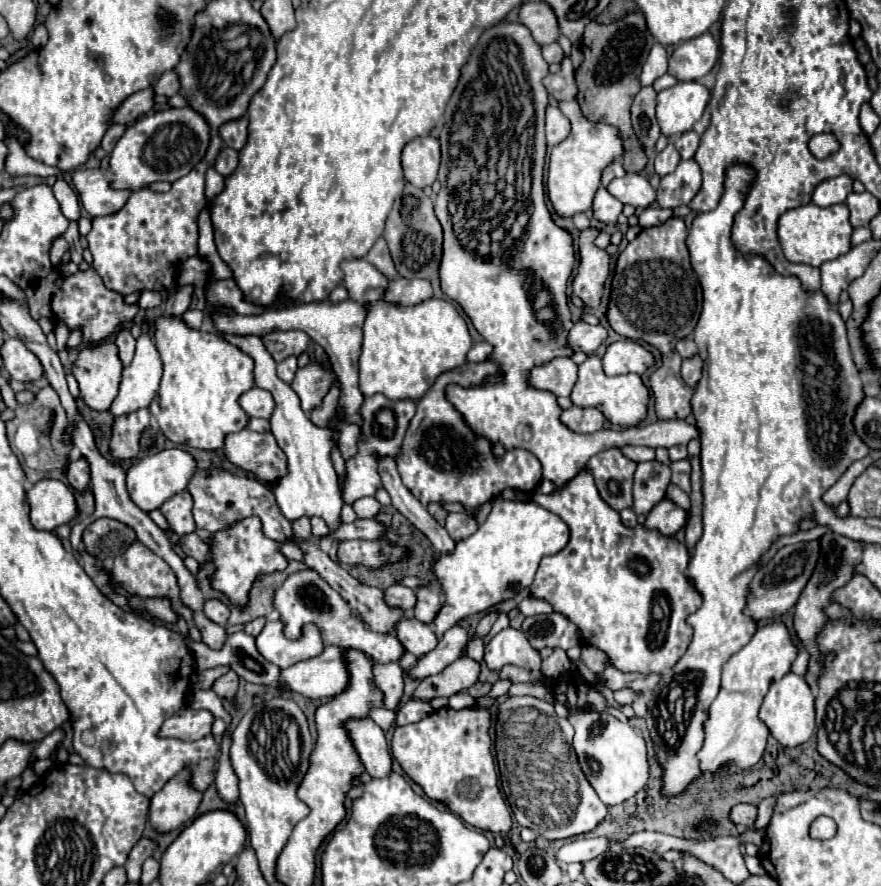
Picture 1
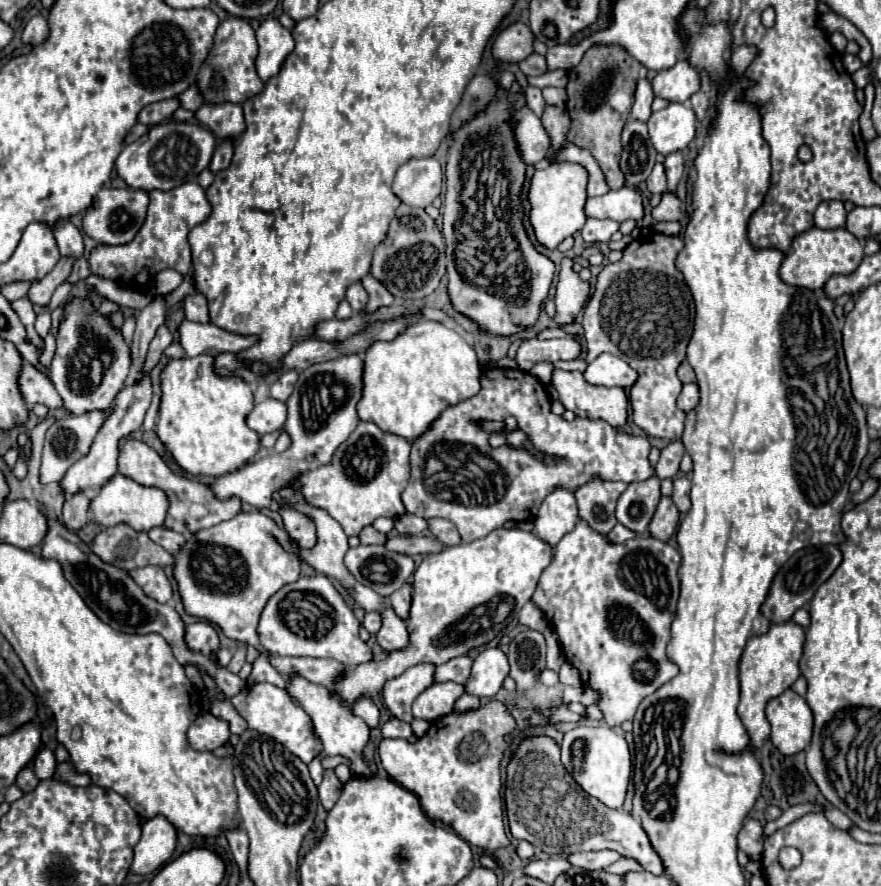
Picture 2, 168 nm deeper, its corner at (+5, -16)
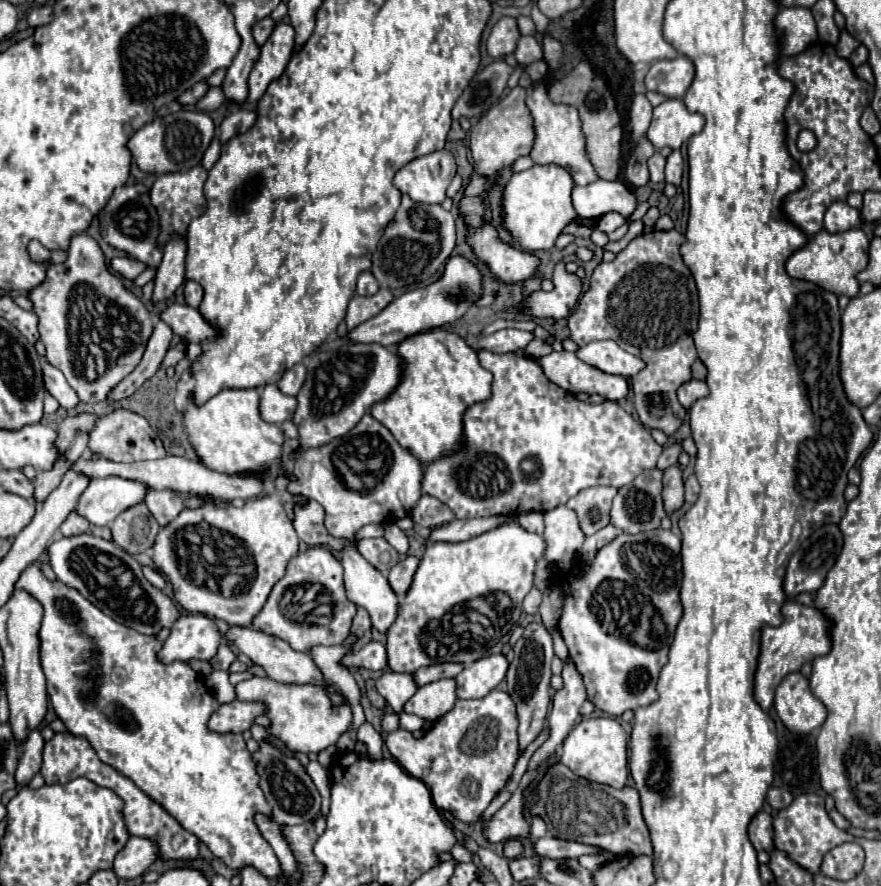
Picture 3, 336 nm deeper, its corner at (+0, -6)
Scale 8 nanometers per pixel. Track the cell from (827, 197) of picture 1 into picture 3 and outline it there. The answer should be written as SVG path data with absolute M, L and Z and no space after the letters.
M843 200L833 202L825 212L825 228L831 232L843 232L849 228L857 228L859 224L861 224L859 210Z

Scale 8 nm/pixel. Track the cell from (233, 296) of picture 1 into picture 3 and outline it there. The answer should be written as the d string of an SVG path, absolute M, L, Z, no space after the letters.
M187 280L187 284L185 284L185 300L187 300L187 304L191 308L199 308L199 304L203 300L203 288L197 282Z

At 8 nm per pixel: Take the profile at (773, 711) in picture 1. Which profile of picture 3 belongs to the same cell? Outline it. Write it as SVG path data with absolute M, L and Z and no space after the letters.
M793 672L775 690L775 710L787 730L795 734L809 734L819 728L827 710L809 688L809 680L801 672Z

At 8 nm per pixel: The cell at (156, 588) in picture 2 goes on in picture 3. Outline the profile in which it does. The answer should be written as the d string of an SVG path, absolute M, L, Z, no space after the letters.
M143 566L143 574L145 574L145 578L155 586L155 588L165 588L165 578L163 578L163 574L157 570L157 568L151 568L151 566Z

